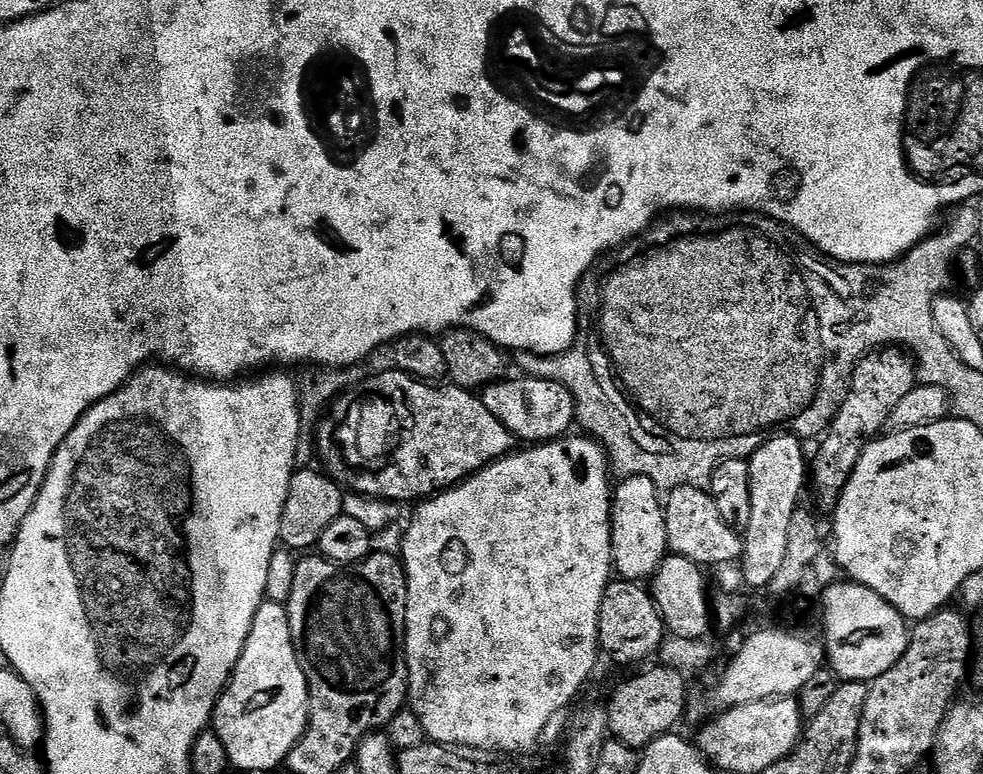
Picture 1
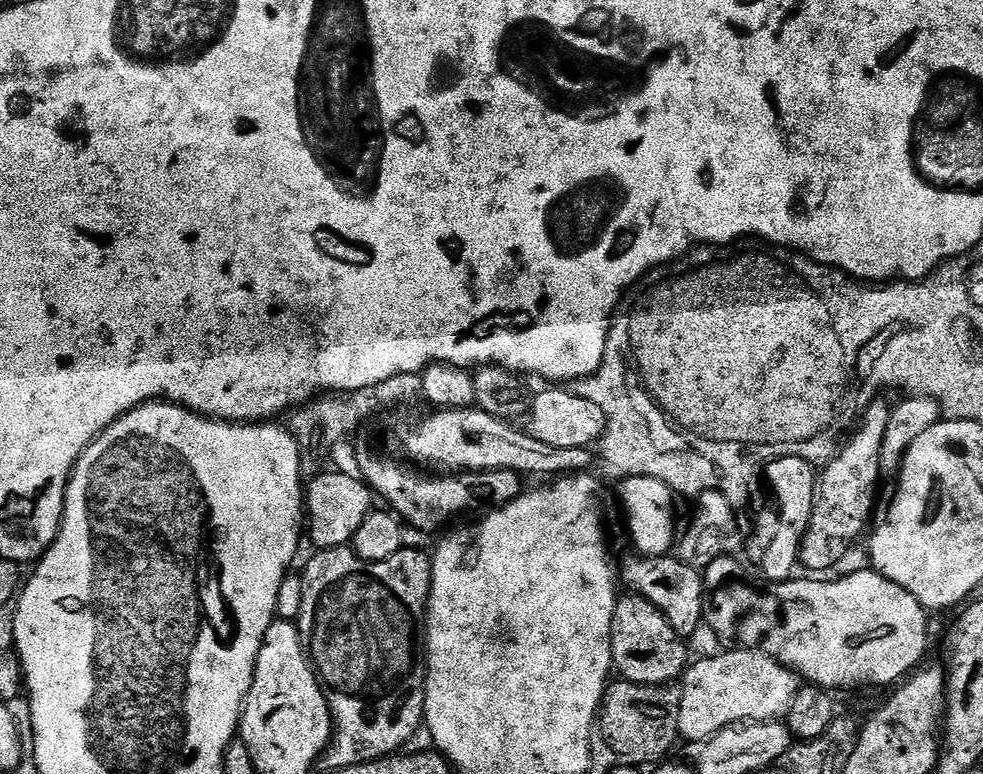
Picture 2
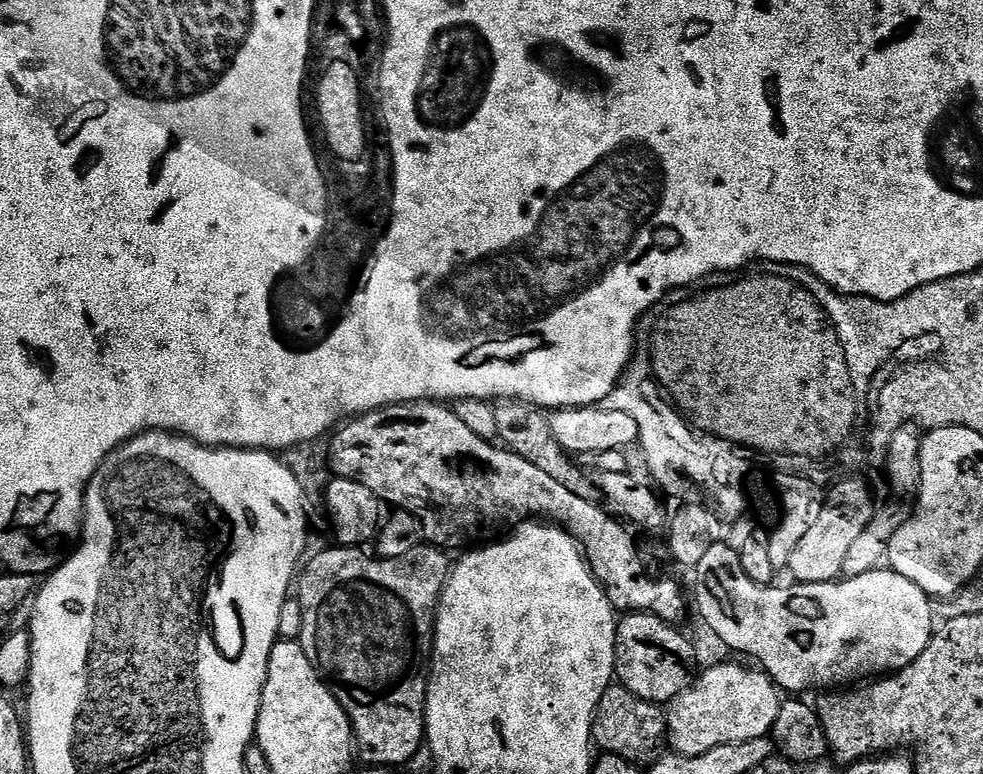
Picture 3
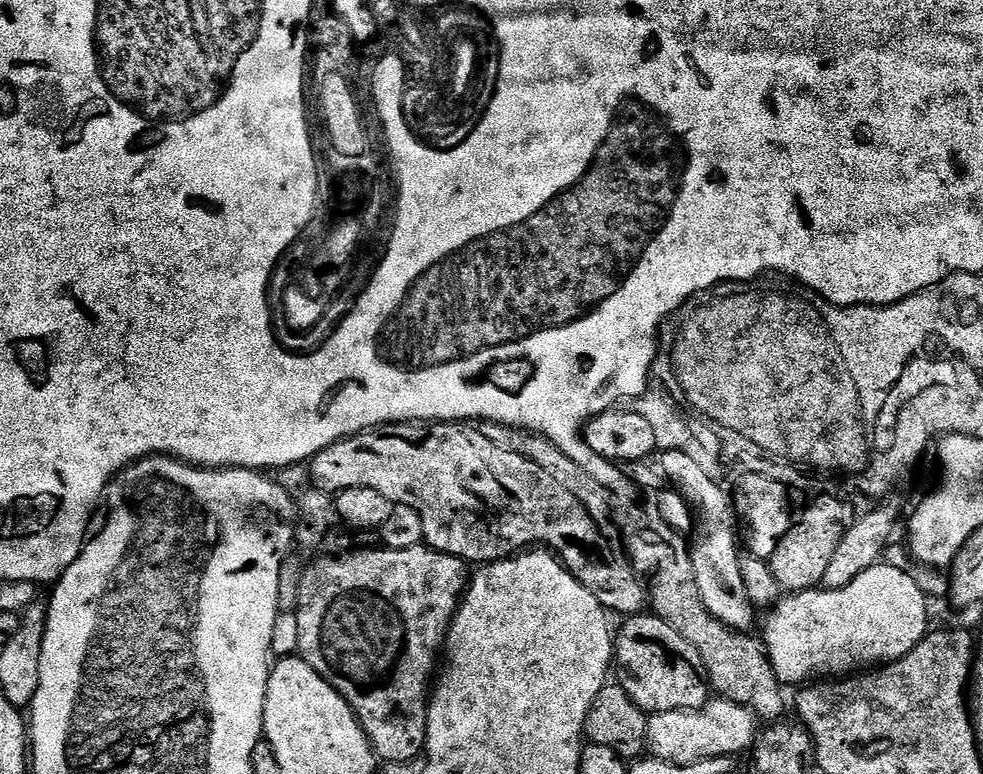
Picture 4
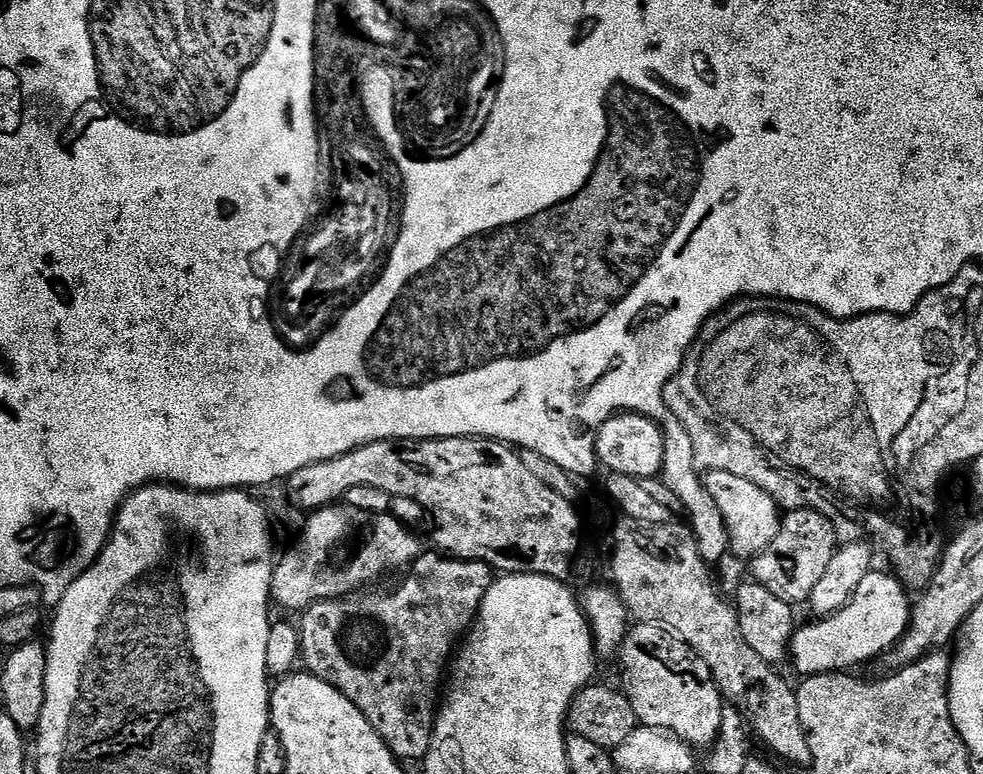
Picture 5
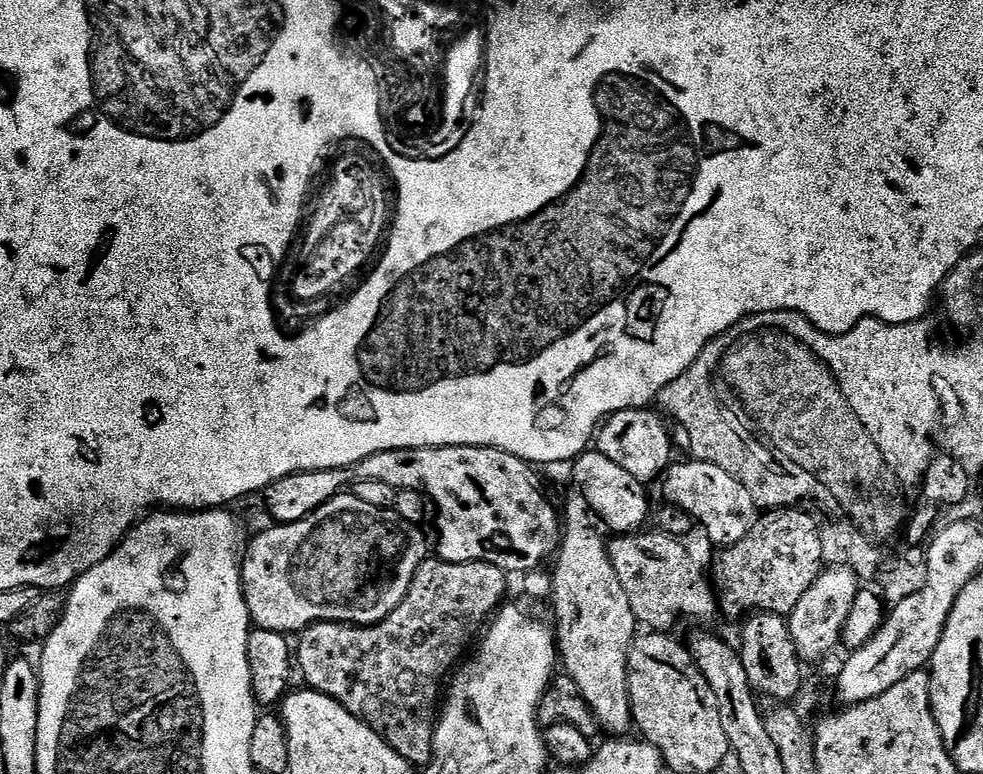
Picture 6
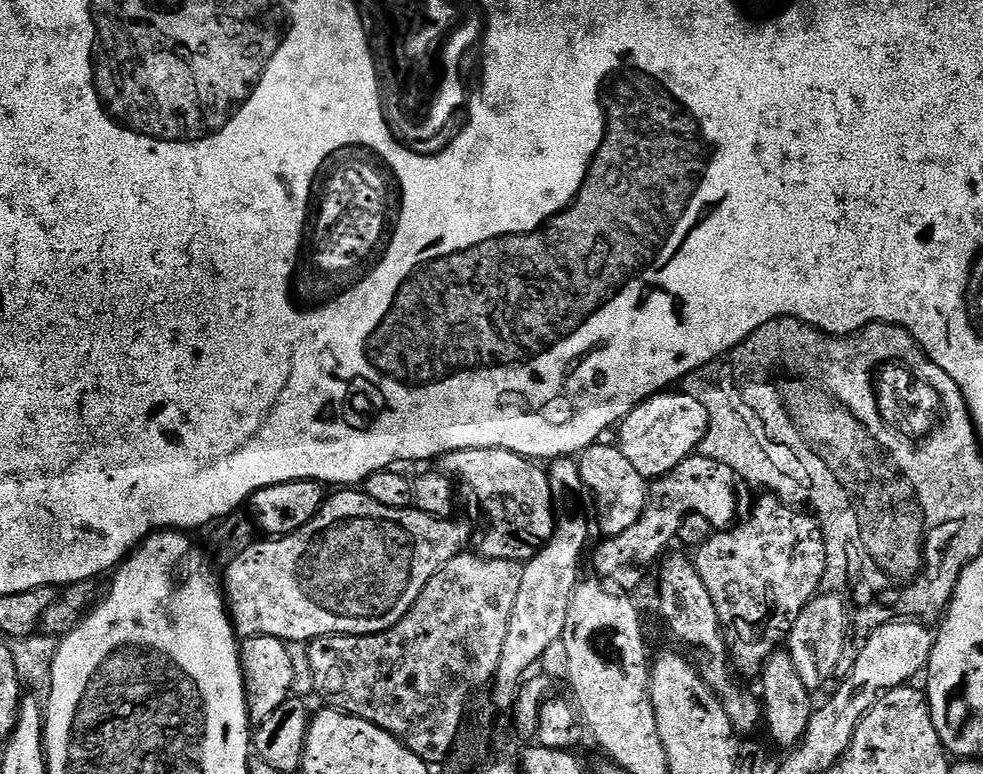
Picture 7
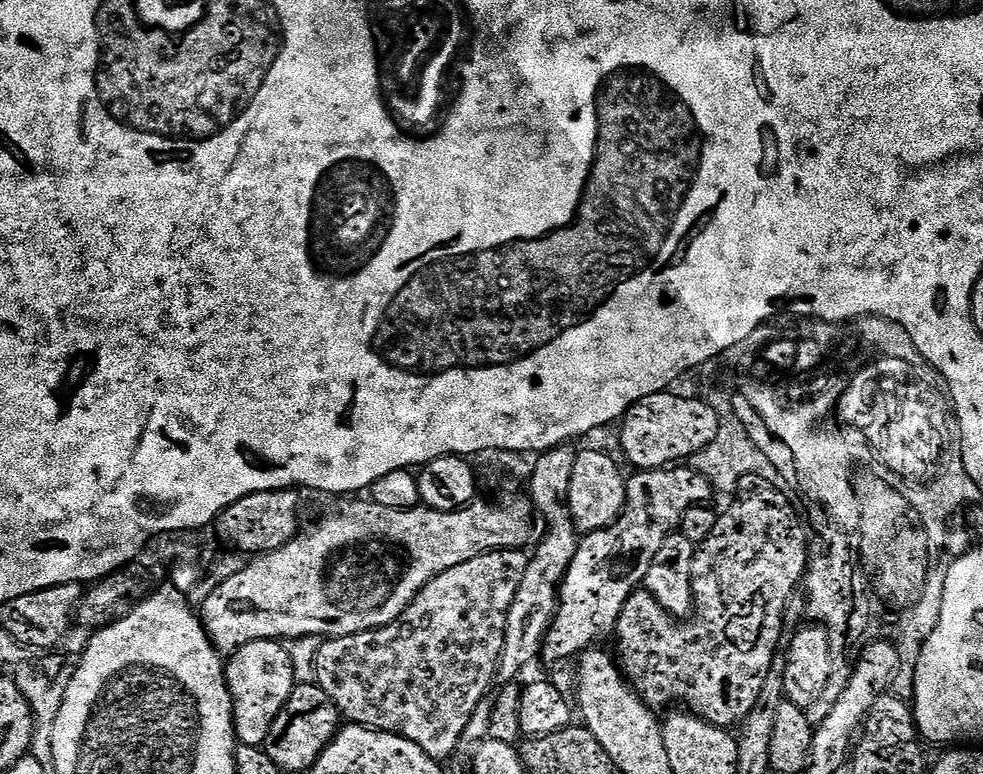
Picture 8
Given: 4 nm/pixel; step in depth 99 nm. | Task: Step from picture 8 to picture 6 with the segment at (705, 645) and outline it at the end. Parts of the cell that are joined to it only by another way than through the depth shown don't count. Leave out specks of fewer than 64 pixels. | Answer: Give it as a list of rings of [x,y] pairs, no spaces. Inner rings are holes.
[[[799,507],[786,508],[783,510],[772,510],[767,514],[759,517],[756,529],[752,531],[746,539],[742,542],[738,542],[733,548],[724,548],[721,551],[720,561],[716,564],[716,580],[714,576],[714,591],[718,597],[718,608],[721,613],[724,612],[730,619],[736,620],[739,616],[747,617],[749,614],[775,614],[777,616],[783,616],[788,618],[795,607],[798,606],[798,602],[802,601],[802,596],[806,594],[808,590],[815,584],[815,580],[821,576],[821,573],[825,571],[826,563],[823,556],[823,538],[825,533],[820,530],[820,524],[811,516],[808,512],[800,512]]]

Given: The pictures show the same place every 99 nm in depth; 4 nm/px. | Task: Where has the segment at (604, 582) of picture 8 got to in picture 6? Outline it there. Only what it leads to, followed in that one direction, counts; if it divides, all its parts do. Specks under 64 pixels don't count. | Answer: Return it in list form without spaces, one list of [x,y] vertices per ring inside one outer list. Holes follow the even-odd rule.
[[[688,458],[685,464],[673,463],[667,469],[668,481],[664,484],[664,496],[677,509],[688,512],[700,528],[708,528],[708,536],[724,548],[733,548],[756,529],[758,509],[750,492],[722,466],[714,466],[695,458]]]

